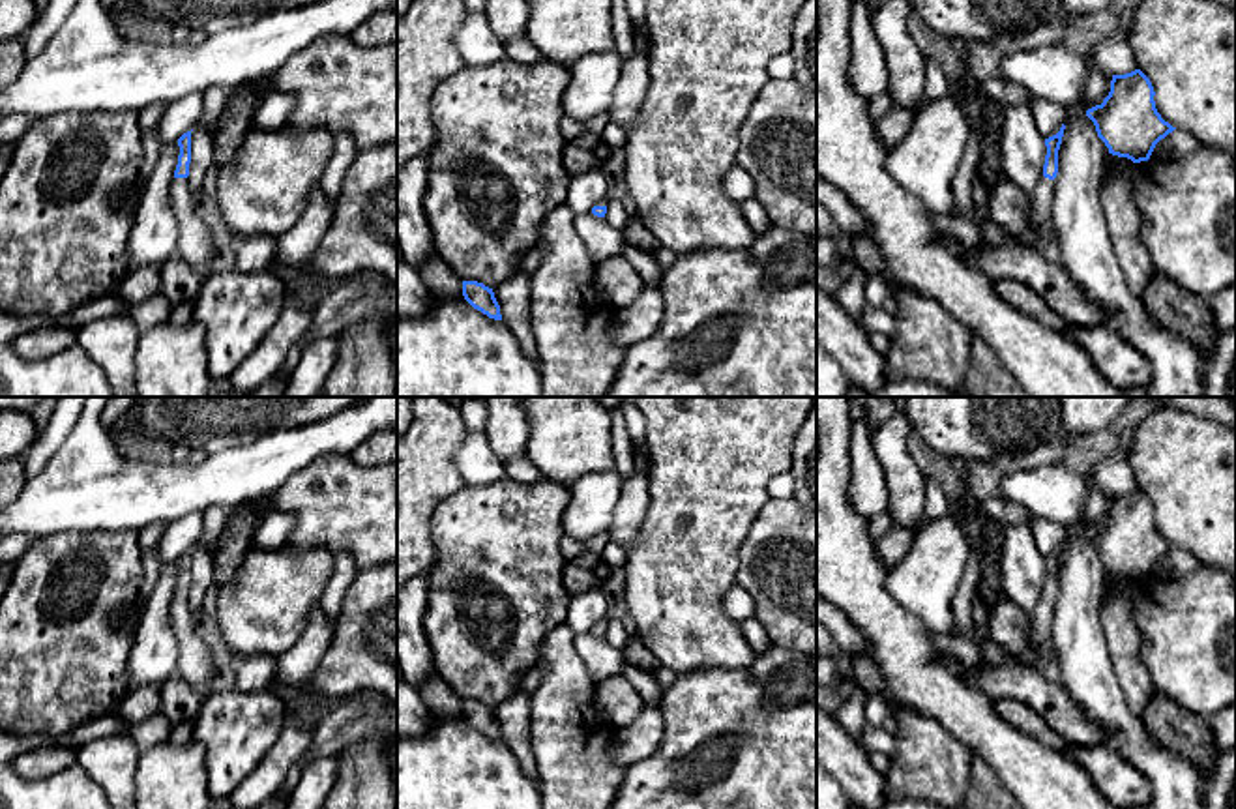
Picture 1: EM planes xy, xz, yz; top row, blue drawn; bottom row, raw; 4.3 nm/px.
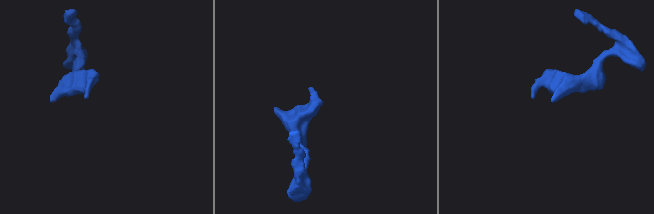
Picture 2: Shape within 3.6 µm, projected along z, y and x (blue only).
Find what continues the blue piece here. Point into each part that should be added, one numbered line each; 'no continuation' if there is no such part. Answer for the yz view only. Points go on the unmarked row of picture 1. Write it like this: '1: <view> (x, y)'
1: yz (1042, 620)

